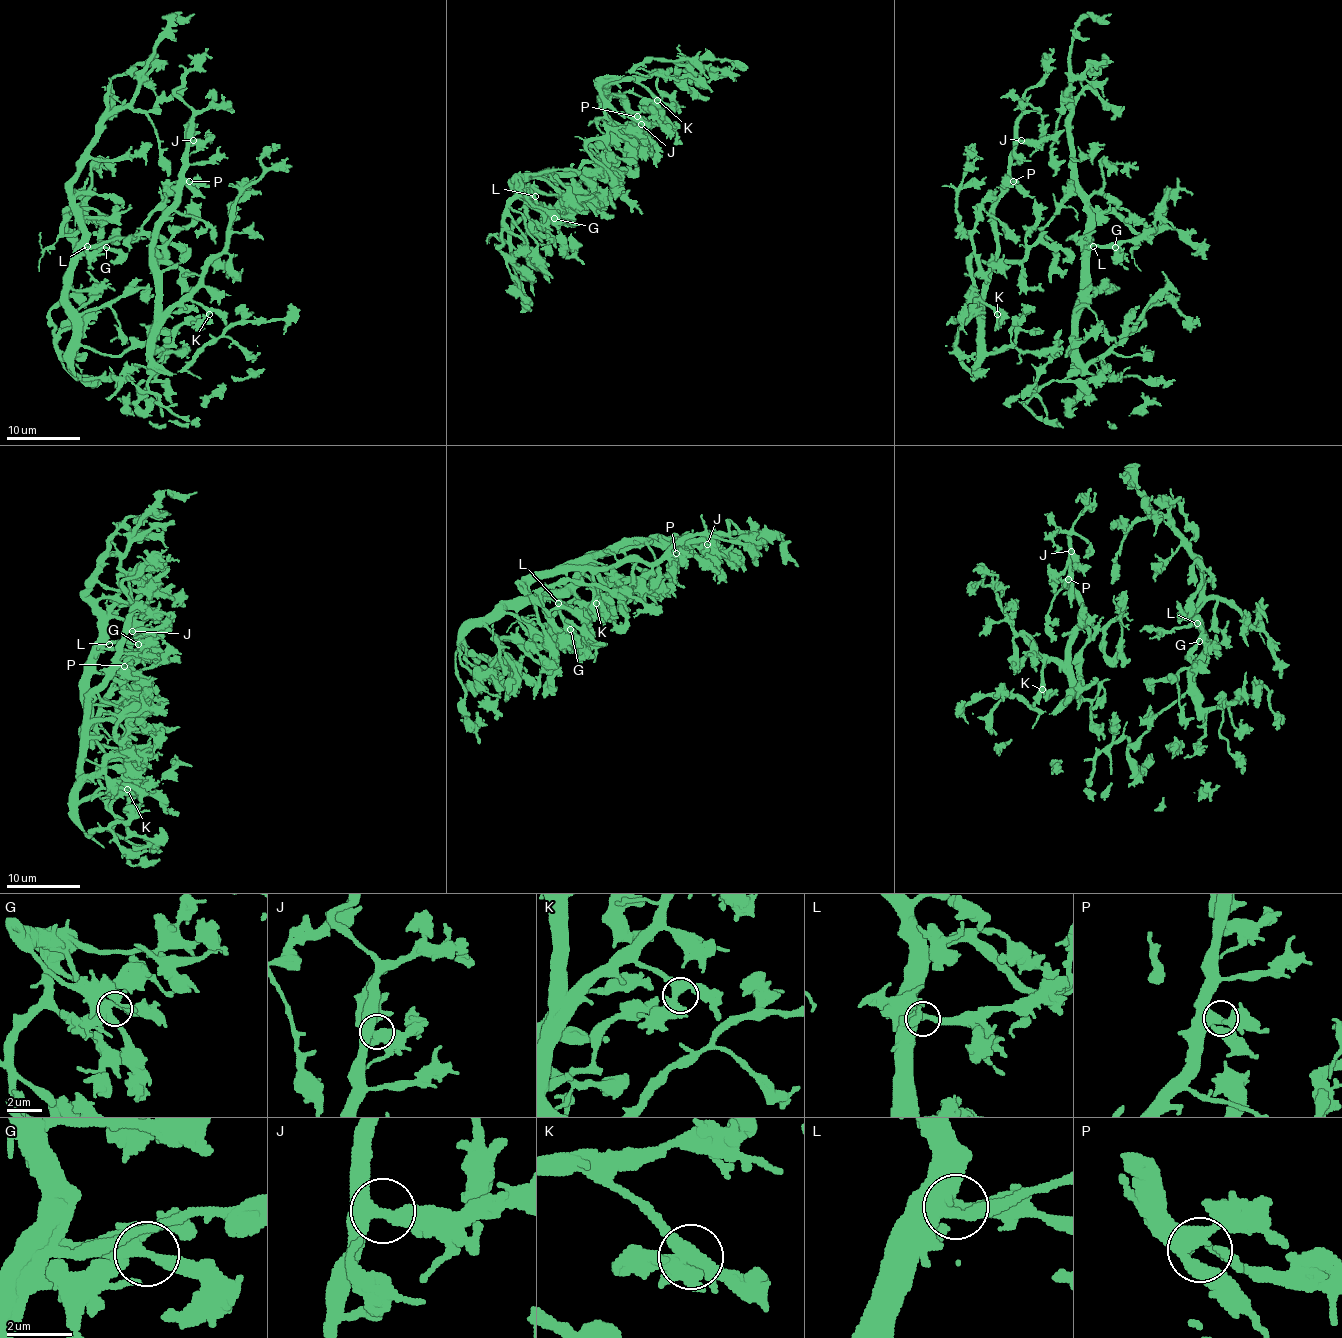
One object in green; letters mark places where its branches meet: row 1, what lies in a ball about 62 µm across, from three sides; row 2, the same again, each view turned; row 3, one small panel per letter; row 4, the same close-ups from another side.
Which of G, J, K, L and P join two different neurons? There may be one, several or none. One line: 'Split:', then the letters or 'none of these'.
Split: none of these

